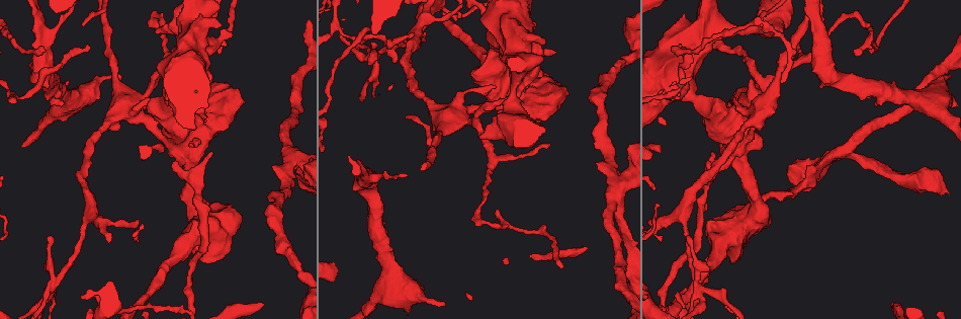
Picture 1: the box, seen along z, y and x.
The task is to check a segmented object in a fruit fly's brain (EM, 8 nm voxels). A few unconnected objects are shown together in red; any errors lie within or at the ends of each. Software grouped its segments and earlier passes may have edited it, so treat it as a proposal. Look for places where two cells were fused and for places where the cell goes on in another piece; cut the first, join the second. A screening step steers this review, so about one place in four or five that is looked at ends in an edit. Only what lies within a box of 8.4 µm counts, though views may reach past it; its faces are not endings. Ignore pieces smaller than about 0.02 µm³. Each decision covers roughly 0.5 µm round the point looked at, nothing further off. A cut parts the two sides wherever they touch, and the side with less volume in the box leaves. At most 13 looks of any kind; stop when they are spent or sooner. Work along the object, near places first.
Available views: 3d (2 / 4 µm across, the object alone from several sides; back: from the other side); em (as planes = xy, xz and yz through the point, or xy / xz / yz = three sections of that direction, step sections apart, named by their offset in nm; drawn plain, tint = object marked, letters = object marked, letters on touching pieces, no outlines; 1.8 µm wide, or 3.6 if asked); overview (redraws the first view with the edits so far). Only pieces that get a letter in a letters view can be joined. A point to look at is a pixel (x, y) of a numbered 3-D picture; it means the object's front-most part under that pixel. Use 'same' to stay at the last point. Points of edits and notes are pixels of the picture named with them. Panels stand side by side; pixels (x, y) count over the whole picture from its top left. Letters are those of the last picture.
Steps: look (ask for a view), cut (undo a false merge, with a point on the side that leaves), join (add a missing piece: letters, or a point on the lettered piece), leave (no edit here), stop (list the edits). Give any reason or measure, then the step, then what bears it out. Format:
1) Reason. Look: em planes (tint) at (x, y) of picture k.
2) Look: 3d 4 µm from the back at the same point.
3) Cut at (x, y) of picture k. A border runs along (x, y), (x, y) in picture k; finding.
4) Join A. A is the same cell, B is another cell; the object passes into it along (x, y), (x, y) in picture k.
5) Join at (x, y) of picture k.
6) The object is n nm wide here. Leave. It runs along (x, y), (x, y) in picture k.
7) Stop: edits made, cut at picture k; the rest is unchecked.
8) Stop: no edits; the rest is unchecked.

An open end. Look: em xz step 4 (letters) at (156, 31) of picture 1.

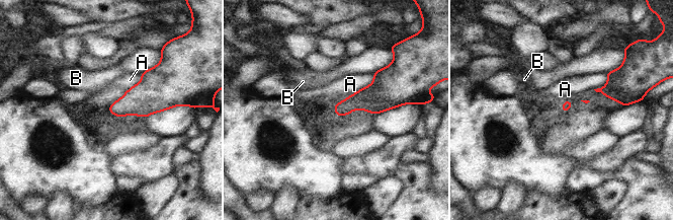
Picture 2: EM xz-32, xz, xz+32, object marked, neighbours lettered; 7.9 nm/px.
Leave. A and B are other cells; none of them fits.

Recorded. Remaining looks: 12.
Abrupt turn. Look: em 3.6 µm planes (letters) at (210, 42) of picture 1.

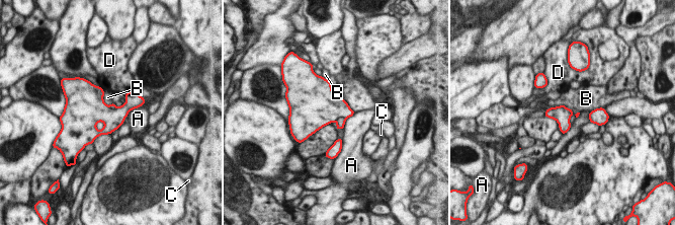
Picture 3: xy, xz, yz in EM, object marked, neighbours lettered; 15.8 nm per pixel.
Cut at (340, 122) of picture 3. A, B, C and D are other cells; a border runs along (345, 118), (338, 118), (335, 121) in picture 3; a second cell is stuck on.

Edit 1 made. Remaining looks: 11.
See it whole again. Look: overview.

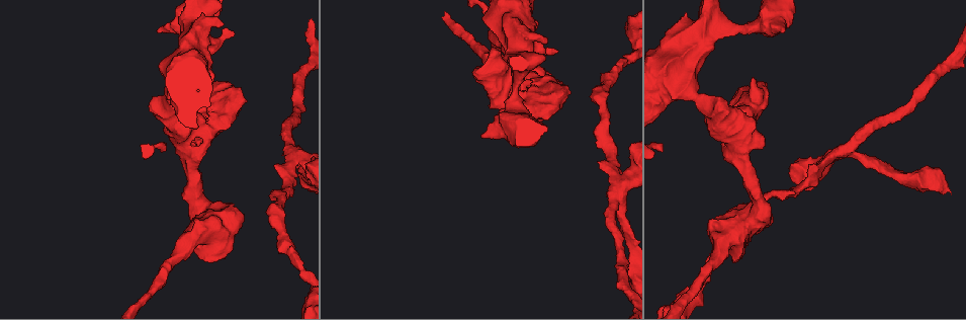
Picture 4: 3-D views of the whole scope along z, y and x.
Thick turns thin. Look: em 3.6 µm yz step 4 (tint) at (616, 190) of picture 4.

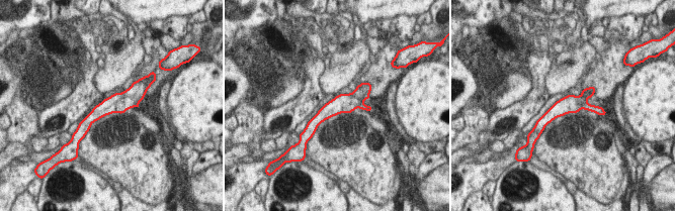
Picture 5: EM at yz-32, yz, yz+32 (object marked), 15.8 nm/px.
What lies round it. Look: em 3.6 µm yz step 4 (letters) at the same point.

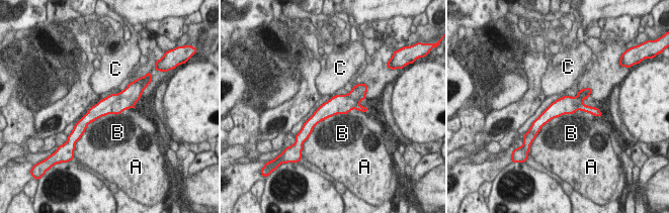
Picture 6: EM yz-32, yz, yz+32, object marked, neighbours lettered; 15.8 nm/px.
Cut at (364, 109) of picture 6. A, B and C are other cells; a border runs along (358, 104), (353, 108) in picture 6; two cells meet here.

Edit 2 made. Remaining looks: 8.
Stop: edits made, cut at picture 3, cut at picture 6; the rest is unchecked.

